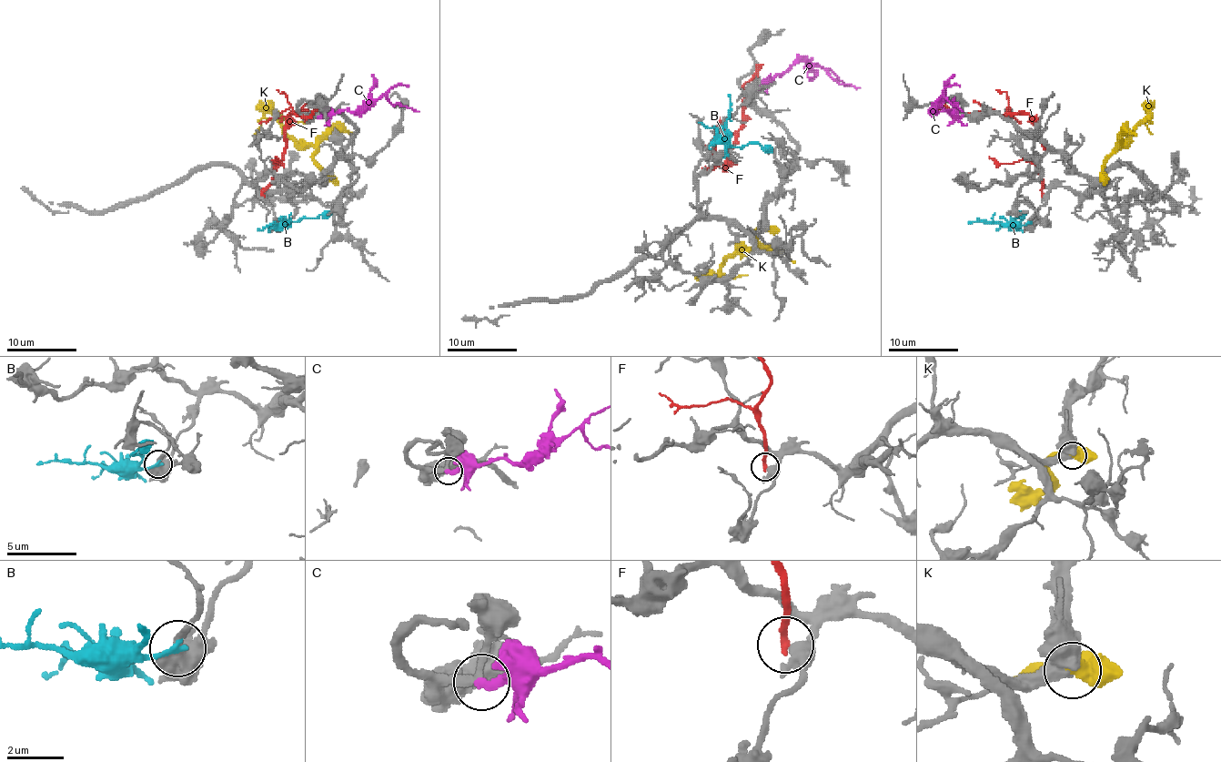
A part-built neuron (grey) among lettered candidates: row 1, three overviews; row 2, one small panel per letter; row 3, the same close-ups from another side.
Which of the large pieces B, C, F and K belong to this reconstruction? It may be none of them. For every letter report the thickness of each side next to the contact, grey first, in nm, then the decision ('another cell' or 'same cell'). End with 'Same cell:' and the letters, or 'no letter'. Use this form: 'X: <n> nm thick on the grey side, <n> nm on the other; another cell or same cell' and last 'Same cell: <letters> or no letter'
B: 340 nm thick on the grey side, 240 nm on the other; another cell
C: 220 nm thick on the grey side, 320 nm on the other; same cell
F: 360 nm thick on the grey side, 280 nm on the other; another cell
K: 550 nm thick on the grey side, 550 nm on the other; another cell
Same cell: C

